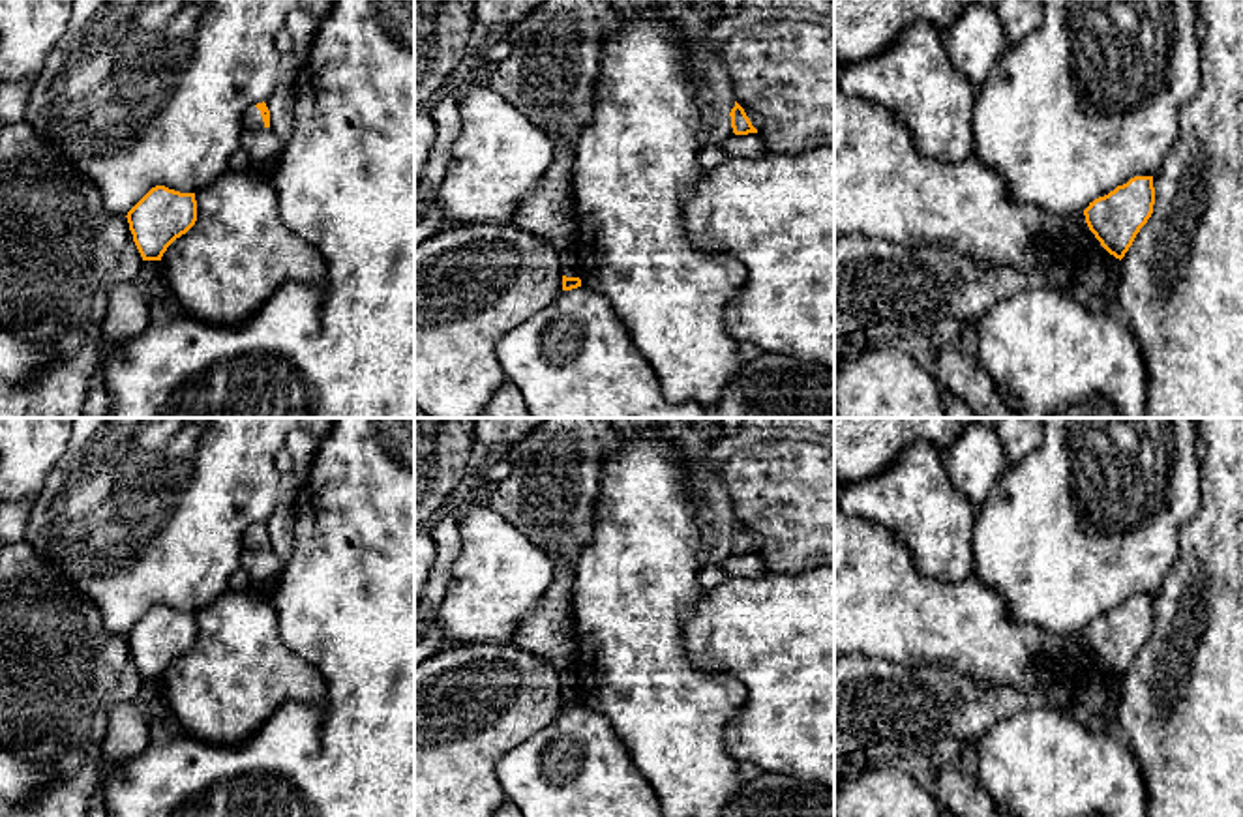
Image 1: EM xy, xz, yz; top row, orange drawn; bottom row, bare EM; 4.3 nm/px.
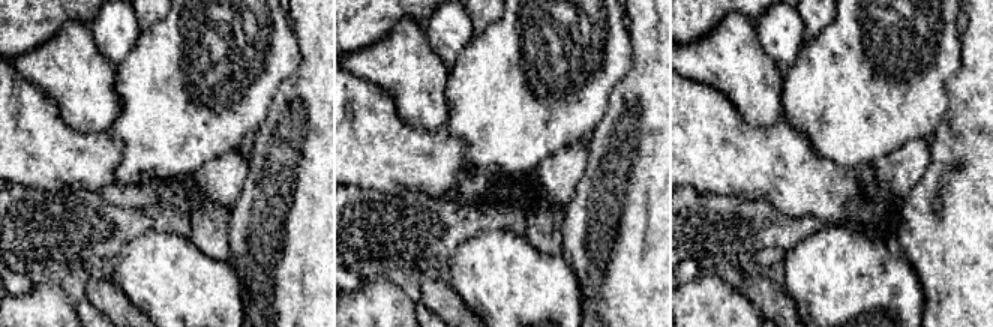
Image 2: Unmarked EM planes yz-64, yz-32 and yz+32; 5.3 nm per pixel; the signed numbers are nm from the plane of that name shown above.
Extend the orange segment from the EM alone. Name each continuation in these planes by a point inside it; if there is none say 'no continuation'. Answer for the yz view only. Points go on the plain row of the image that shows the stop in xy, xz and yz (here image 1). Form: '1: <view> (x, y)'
no continuation

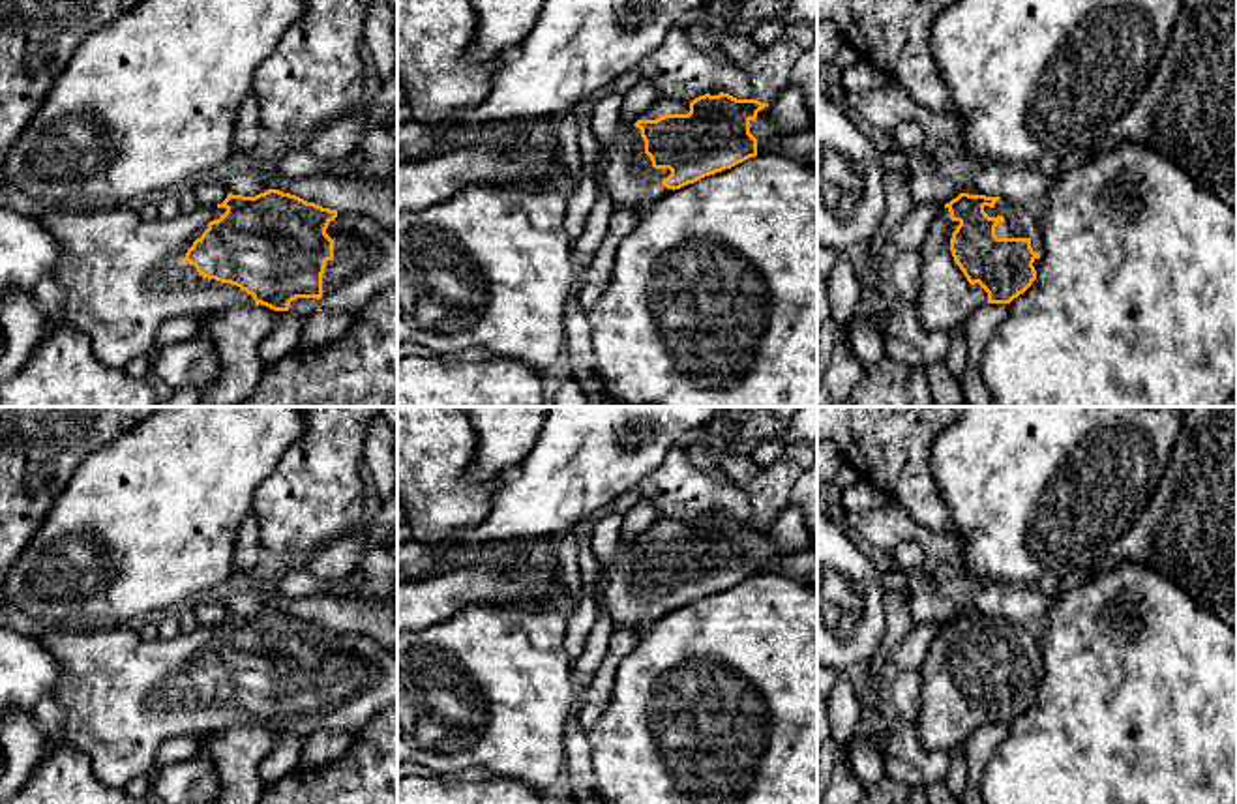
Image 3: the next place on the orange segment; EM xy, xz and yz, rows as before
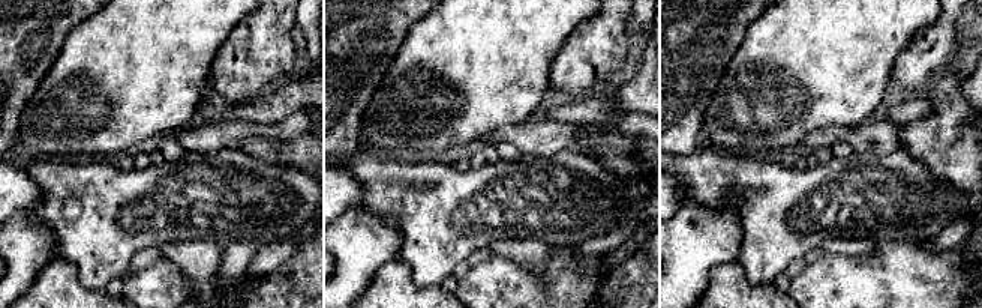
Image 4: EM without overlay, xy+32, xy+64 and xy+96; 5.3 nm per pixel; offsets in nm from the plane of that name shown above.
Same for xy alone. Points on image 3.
1: xy (122, 696)

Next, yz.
1: yz (1020, 641)

